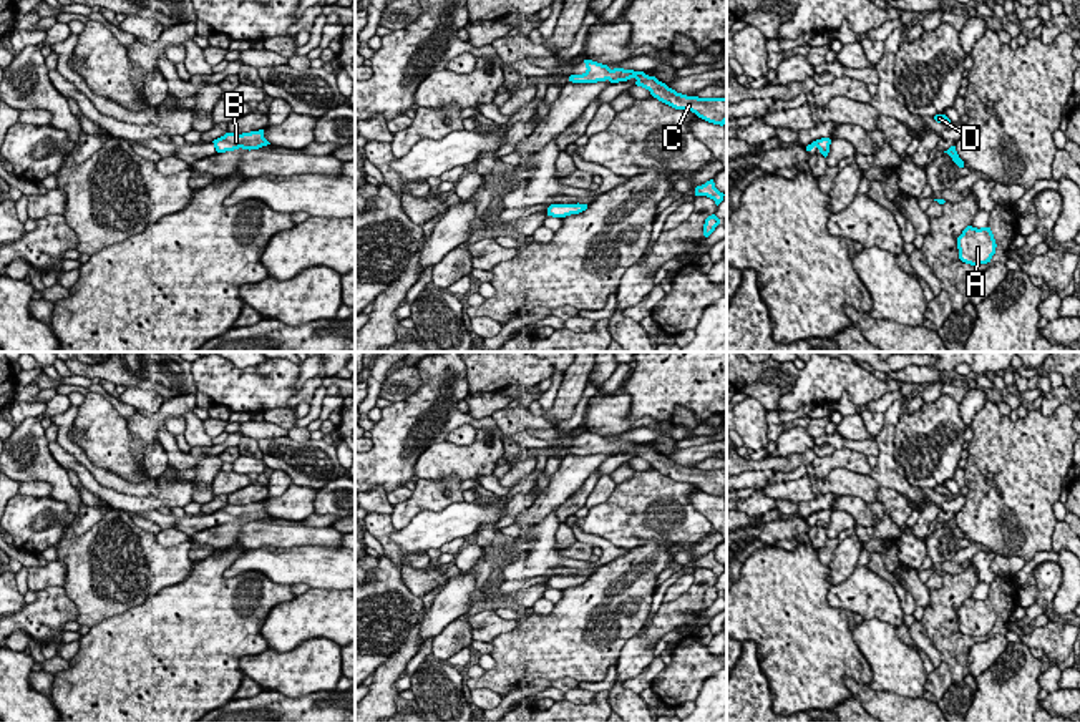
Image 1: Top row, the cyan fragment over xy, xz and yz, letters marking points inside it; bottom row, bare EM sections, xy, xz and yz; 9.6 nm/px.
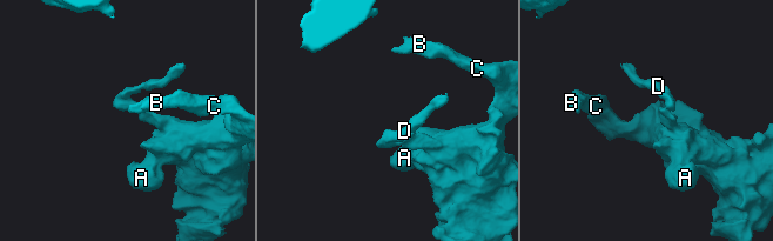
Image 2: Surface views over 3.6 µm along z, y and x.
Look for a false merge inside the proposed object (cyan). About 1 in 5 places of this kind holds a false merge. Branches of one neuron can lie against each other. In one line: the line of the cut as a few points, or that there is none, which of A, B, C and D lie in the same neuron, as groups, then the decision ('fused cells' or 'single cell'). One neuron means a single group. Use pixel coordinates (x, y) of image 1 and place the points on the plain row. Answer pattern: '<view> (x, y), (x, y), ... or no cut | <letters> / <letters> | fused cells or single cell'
no cut | A B C D | single cell

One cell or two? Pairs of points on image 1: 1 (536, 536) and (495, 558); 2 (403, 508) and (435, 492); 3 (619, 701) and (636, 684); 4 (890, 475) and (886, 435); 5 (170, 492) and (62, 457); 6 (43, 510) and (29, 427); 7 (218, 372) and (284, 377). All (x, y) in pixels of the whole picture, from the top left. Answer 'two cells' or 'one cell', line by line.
1: two cells
2: one cell
3: two cells
4: one cell
5: one cell
6: two cells
7: one cell

